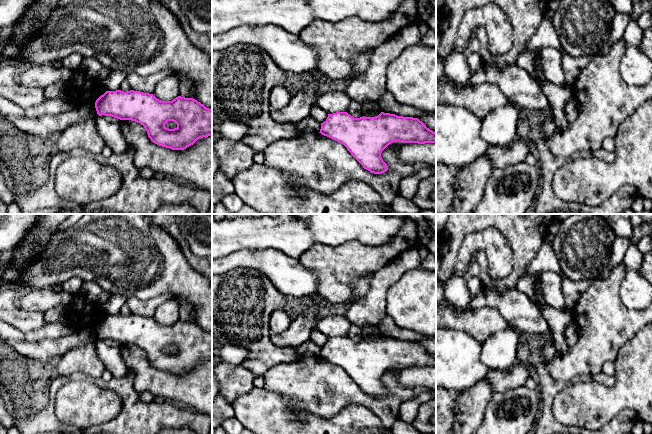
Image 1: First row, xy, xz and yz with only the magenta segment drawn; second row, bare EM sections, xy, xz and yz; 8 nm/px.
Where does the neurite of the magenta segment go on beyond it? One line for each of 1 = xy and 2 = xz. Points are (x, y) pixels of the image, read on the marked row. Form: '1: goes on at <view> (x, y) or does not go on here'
1: does not go on here
2: does not go on here

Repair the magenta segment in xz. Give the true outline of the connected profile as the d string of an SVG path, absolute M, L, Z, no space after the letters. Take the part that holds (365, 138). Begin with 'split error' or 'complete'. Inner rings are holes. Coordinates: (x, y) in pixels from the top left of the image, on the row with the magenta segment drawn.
complete | M347 112L328 114L327 119L321 123L319 133L343 144L364 169L374 174L382 174L388 170L381 153L389 144L398 141L418 144L436 143L436 133L427 128L418 118L384 112L376 117L360 118L354 118Z

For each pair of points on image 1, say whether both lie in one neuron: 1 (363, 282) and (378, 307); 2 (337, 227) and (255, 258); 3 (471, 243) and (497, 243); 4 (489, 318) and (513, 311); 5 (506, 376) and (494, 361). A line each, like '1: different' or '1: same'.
1: different
2: different
3: same
4: different
5: different

